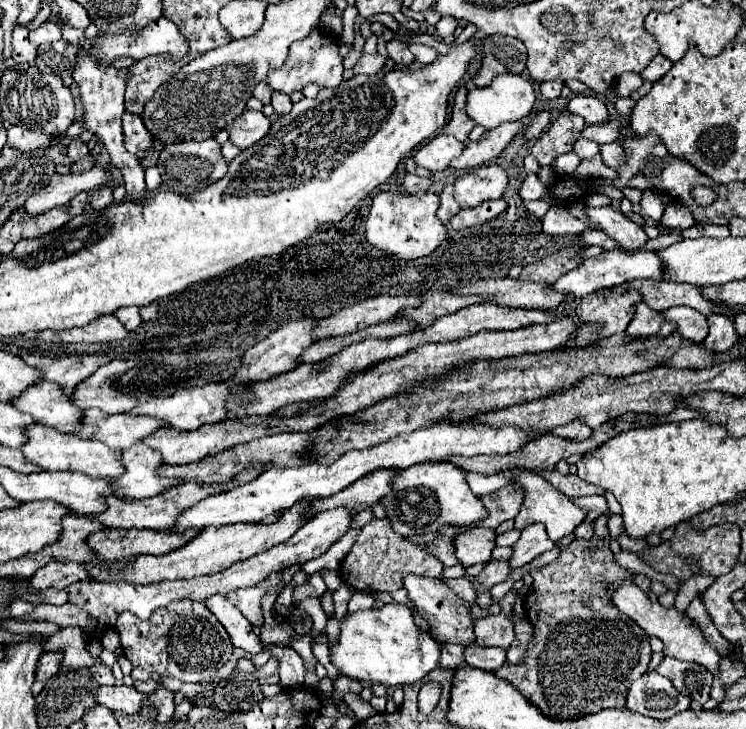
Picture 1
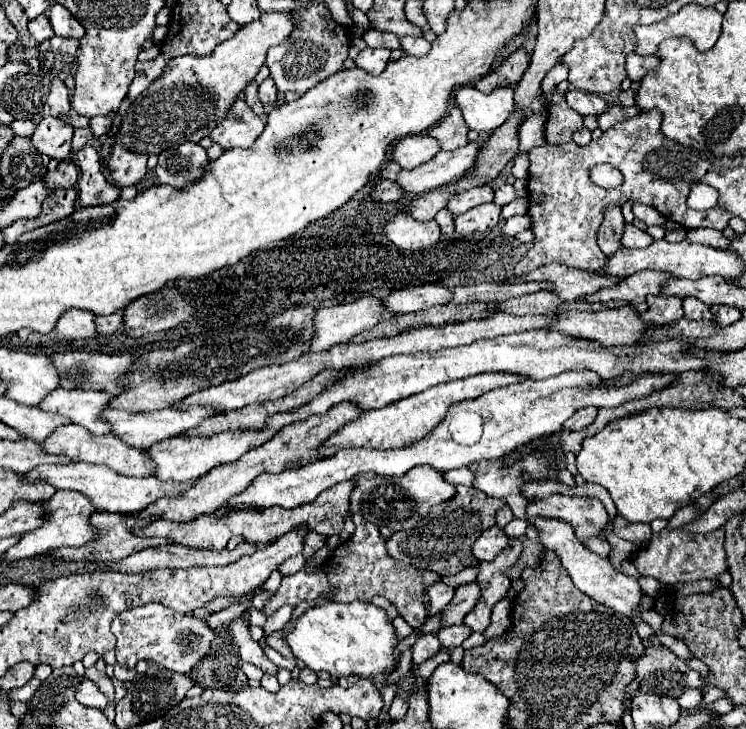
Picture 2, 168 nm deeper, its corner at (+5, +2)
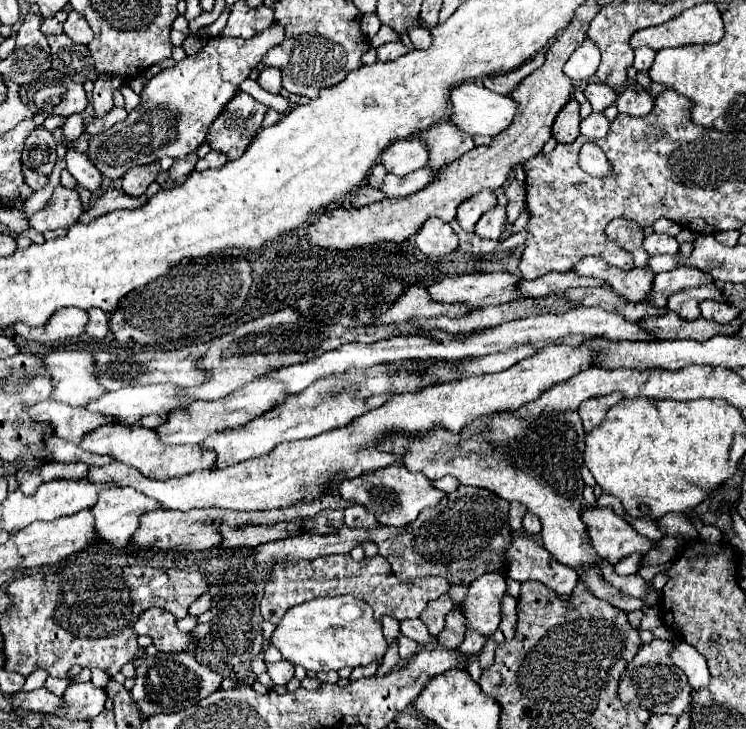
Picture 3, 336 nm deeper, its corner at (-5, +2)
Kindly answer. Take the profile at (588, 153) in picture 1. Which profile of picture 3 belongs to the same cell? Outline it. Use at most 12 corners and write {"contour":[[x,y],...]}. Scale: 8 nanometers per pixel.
{"contour":[[592,112],[580,124],[580,134],[590,140],[604,138],[610,122]]}

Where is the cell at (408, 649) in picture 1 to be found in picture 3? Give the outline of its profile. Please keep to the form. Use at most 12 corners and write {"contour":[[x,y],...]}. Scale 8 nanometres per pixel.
{"contour":[[354,596],[290,608],[270,642],[312,672],[382,660],[388,640]]}

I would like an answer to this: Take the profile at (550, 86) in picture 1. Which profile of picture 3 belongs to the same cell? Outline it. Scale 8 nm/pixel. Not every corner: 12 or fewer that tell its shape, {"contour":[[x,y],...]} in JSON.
{"contour":[[586,38],[570,56],[564,74],[578,82],[594,76],[598,48]]}

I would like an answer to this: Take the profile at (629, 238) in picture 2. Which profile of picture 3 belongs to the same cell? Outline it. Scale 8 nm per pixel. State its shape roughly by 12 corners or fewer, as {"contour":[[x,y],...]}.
{"contour":[[648,234],[644,250],[654,254],[678,254],[676,238]]}

